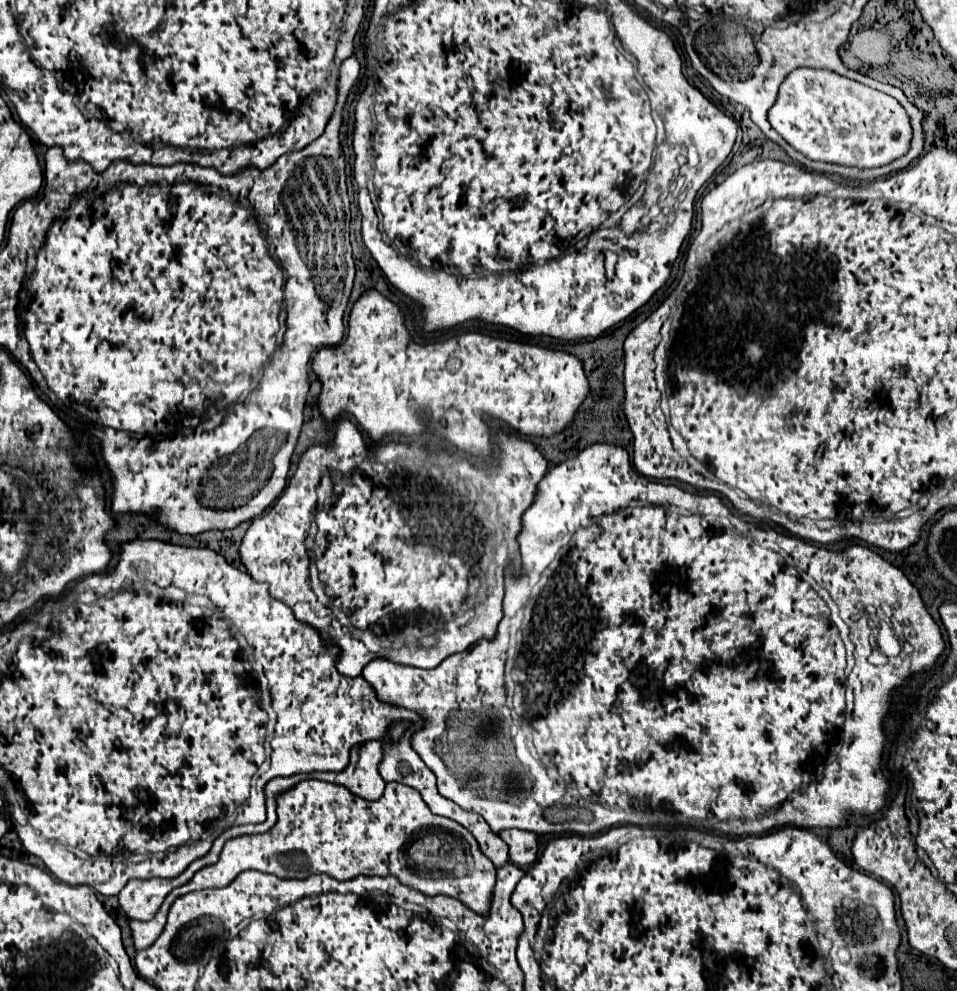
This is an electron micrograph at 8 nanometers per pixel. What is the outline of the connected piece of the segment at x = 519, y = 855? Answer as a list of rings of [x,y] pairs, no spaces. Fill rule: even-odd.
[[[504,830],[498,836],[510,848],[510,862],[516,866],[530,866],[538,854],[538,838],[532,832],[524,830]]]

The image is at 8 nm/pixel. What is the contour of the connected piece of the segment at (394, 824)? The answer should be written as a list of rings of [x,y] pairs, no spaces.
[[[302,780],[300,784],[296,784],[292,790],[284,792],[278,798],[278,814],[280,818],[272,830],[264,834],[256,834],[256,836],[240,836],[240,838],[228,840],[228,844],[224,846],[220,854],[220,860],[214,866],[202,868],[200,872],[196,872],[196,876],[188,884],[170,892],[164,904],[160,906],[160,912],[152,920],[148,922],[132,920],[130,928],[132,928],[136,950],[144,950],[154,944],[154,940],[160,936],[166,924],[168,908],[178,896],[184,896],[196,890],[206,890],[206,888],[224,888],[244,870],[258,870],[266,874],[276,874],[280,878],[308,878],[312,874],[328,874],[336,880],[352,880],[360,874],[364,876],[392,874],[402,884],[416,888],[428,896],[446,894],[446,896],[462,900],[468,908],[472,908],[478,914],[488,912],[492,888],[496,882],[494,864],[480,852],[476,838],[466,828],[462,828],[460,824],[448,818],[434,816],[430,808],[424,804],[420,792],[416,792],[414,788],[408,788],[398,782],[390,782],[386,784],[386,790],[380,800],[366,802],[366,800],[360,800],[358,796],[352,796],[352,792],[344,786],[320,782],[320,780]]]

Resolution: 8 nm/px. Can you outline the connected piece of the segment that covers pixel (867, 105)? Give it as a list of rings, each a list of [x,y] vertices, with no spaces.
[[[798,68],[782,82],[768,120],[804,156],[856,168],[876,168],[900,158],[912,138],[908,114],[892,96],[840,74],[812,68]]]

